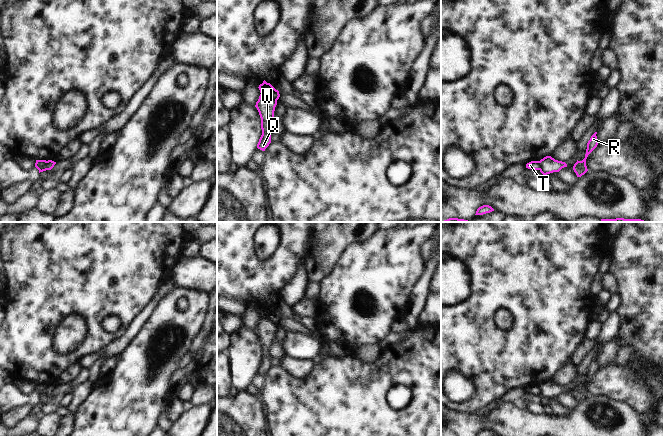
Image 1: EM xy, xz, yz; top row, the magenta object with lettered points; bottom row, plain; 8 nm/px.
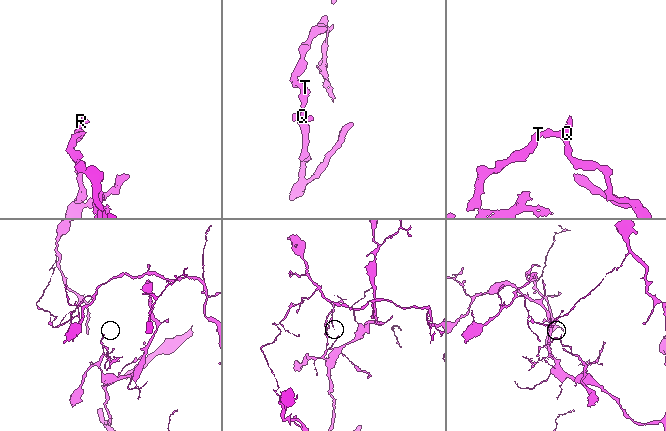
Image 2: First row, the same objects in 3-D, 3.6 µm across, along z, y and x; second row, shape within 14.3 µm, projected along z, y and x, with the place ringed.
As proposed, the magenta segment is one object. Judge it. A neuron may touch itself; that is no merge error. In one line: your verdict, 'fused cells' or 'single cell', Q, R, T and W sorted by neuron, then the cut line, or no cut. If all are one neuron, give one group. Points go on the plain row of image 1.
fused cells | Q R W / T | xz (261, 317), (265, 317), (276, 324)

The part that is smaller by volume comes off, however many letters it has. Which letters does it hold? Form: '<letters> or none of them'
T

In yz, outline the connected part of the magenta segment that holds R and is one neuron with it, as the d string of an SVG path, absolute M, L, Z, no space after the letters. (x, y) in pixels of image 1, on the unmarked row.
M595 356L591 360L590 364L587 367L585 382L582 385L577 384L577 386L573 390L573 394L576 397L577 401L581 401L588 395L587 390L586 390L586 383L587 383L588 379L597 371L598 367L599 367L597 364L596 358L597 358L597 356Z

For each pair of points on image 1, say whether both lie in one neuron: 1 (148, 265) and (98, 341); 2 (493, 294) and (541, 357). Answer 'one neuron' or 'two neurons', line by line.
1: one neuron
2: one neuron

